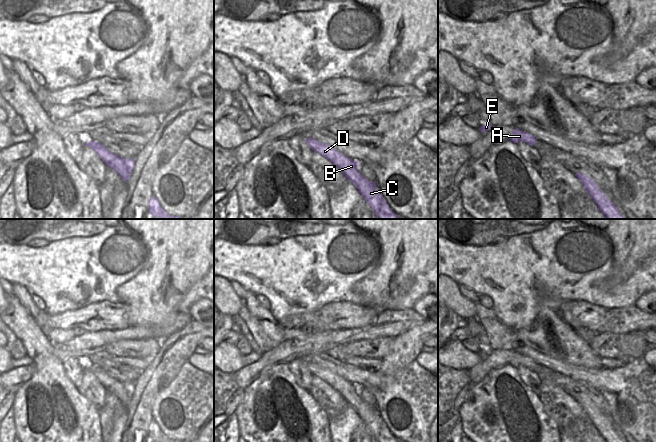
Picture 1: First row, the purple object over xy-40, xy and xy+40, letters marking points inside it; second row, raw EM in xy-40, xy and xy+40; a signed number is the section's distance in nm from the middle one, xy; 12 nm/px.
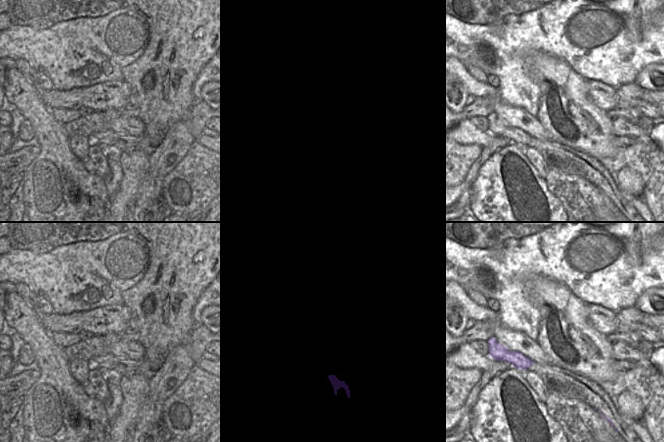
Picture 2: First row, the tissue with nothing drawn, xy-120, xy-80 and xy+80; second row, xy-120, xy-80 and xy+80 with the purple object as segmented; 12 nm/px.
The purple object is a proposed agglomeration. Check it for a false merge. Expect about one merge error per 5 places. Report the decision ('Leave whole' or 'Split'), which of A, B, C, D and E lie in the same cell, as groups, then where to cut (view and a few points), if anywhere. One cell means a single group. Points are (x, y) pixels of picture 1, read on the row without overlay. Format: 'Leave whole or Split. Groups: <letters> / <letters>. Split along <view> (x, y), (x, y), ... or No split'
Leave whole. Groups: A B C D E. No split

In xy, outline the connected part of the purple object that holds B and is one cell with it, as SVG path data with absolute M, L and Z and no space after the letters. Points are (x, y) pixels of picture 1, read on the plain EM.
M306 362L306 367L309 369L309 371L321 378L324 382L329 384L331 387L333 387L335 390L337 390L343 399L346 400L346 402L349 404L349 406L352 406L359 417L362 419L362 421L366 424L366 426L372 431L374 438L378 442L398 442L398 439L390 432L388 429L386 423L377 415L377 408L376 406L371 406L370 404L366 403L359 395L358 395L358 389L361 386L356 386L350 382L348 382L346 379L340 377L339 375L331 372L326 367L322 367L314 362Z

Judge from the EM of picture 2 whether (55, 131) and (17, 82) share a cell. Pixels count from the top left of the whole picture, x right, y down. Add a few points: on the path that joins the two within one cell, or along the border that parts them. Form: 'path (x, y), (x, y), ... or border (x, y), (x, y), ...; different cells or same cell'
path (43, 119), (32, 108), (24, 94); same cell

